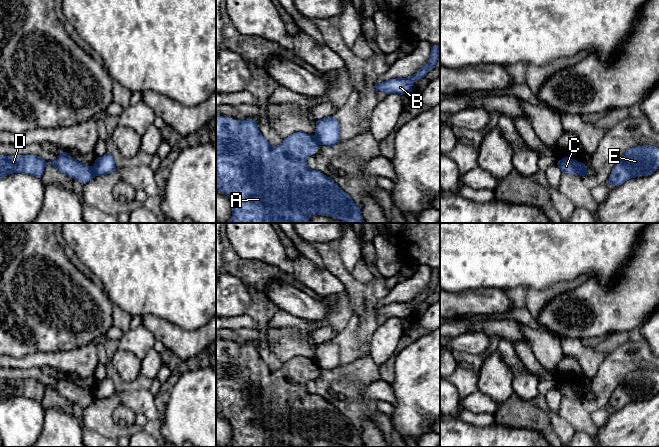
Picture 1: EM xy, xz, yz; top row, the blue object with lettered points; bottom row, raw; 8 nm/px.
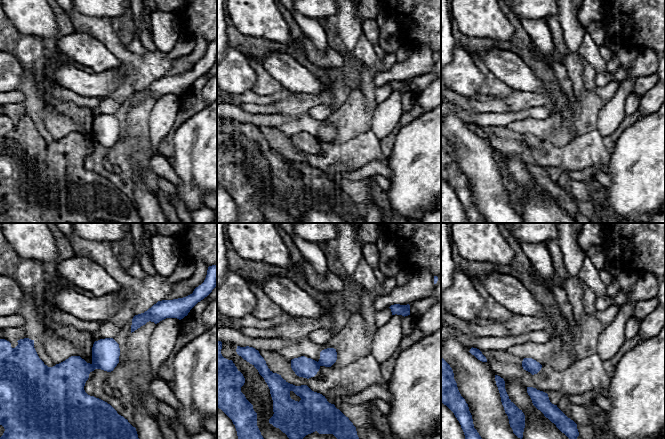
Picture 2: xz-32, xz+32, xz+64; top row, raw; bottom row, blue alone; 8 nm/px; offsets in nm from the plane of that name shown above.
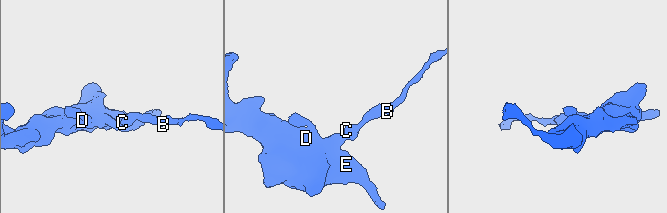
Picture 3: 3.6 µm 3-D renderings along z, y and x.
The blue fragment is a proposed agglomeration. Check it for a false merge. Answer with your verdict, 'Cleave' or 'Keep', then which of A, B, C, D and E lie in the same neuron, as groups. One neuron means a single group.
Cleave. Groups: A D E / B C

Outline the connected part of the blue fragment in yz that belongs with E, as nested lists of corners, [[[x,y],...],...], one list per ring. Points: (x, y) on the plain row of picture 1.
[[[638,369],[626,374],[613,391],[608,406],[612,410],[618,410],[631,402],[651,399],[657,393],[659,393],[659,372]]]

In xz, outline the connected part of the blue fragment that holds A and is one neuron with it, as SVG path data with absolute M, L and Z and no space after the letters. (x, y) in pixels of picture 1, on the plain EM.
M216 338L216 414L227 419L232 427L232 442L227 447L307 447L310 441L315 438L330 440L344 447L364 447L359 429L354 427L350 419L344 416L333 403L308 390L307 382L314 378L318 371L319 367L315 363L315 360L304 356L295 356L284 362L280 369L271 370L260 356L254 344L234 345L232 342L226 342Z

